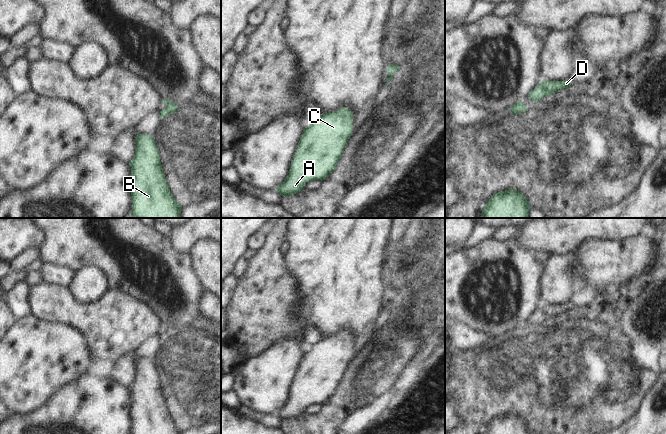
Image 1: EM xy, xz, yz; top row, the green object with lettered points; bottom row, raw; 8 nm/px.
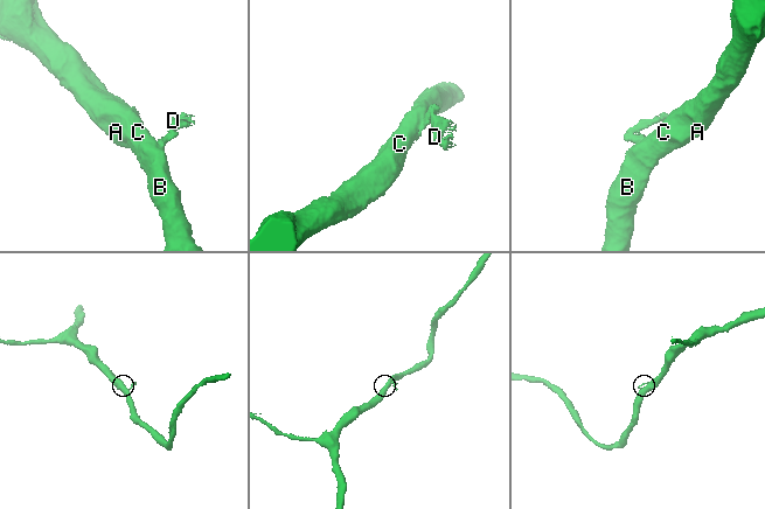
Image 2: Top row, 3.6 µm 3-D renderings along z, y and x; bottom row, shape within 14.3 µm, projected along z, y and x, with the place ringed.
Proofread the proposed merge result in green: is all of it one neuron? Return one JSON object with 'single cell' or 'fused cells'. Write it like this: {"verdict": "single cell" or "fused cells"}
{"verdict": "fused cells"}

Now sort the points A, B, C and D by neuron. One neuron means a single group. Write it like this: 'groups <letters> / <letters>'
groups A B C / D

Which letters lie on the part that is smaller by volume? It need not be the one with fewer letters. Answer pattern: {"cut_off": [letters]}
{"cut_off": ["D"]}

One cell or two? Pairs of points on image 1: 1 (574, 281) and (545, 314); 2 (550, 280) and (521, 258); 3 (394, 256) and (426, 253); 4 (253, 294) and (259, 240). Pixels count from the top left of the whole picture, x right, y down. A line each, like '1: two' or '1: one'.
1: one
2: two
3: one
4: two

